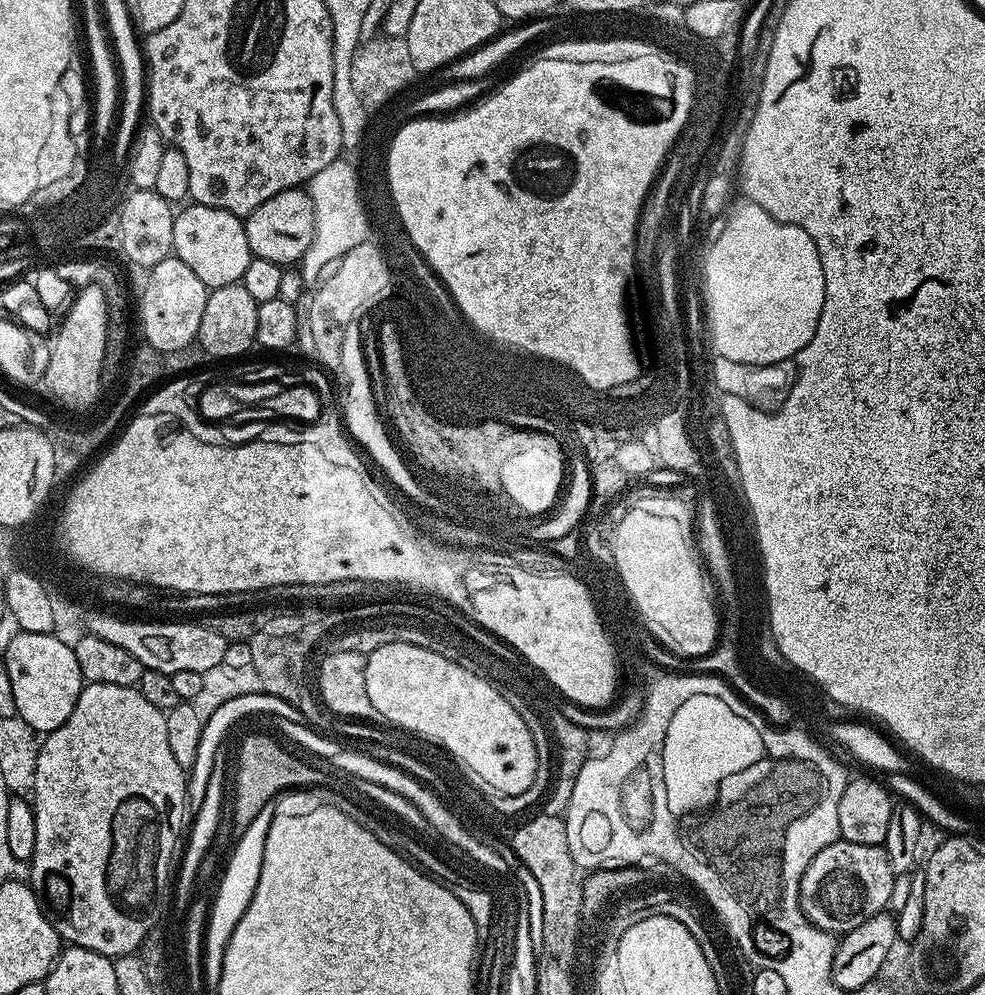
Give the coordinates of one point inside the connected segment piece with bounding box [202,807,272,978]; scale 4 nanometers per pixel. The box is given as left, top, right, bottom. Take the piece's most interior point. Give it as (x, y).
(238, 885)

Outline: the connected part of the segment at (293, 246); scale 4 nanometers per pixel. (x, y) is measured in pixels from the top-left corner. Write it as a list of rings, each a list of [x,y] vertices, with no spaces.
[[[303,187],[287,188],[274,198],[262,202],[244,220],[246,242],[250,242],[253,256],[267,258],[281,266],[292,266],[300,262],[315,234],[315,208],[309,193]]]

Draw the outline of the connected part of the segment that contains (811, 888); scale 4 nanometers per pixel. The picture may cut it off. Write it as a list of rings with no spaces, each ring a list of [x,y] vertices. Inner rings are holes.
[[[838,839],[828,844],[826,850],[818,850],[810,866],[806,866],[806,874],[802,874],[800,879],[800,908],[806,914],[808,921],[823,932],[846,933],[854,930],[854,926],[862,926],[866,918],[874,918],[874,914],[887,909],[893,877],[891,864],[883,847],[862,846]]]

